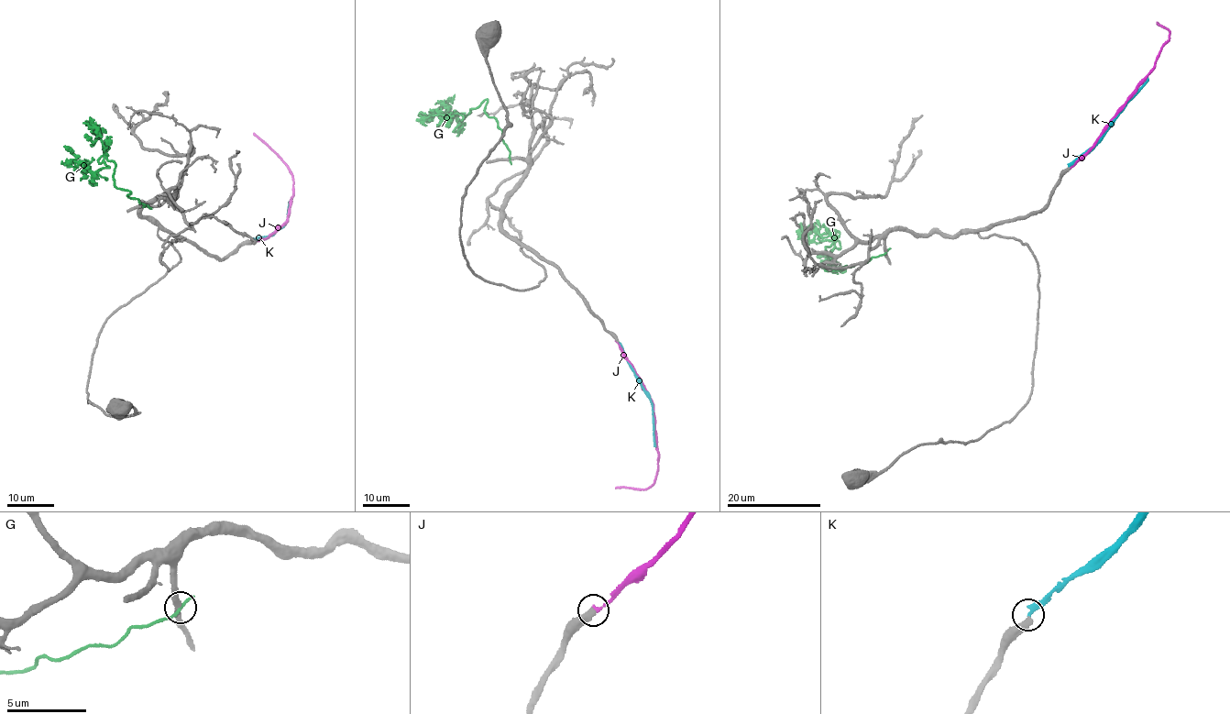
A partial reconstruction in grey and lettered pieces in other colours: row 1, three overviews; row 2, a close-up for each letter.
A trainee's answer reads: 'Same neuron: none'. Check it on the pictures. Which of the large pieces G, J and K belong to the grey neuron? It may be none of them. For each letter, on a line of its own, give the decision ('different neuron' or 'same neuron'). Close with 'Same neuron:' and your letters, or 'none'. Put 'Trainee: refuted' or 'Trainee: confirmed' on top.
Trainee: confirmed
G: different neuron
J: different neuron
K: different neuron
Same neuron: none

